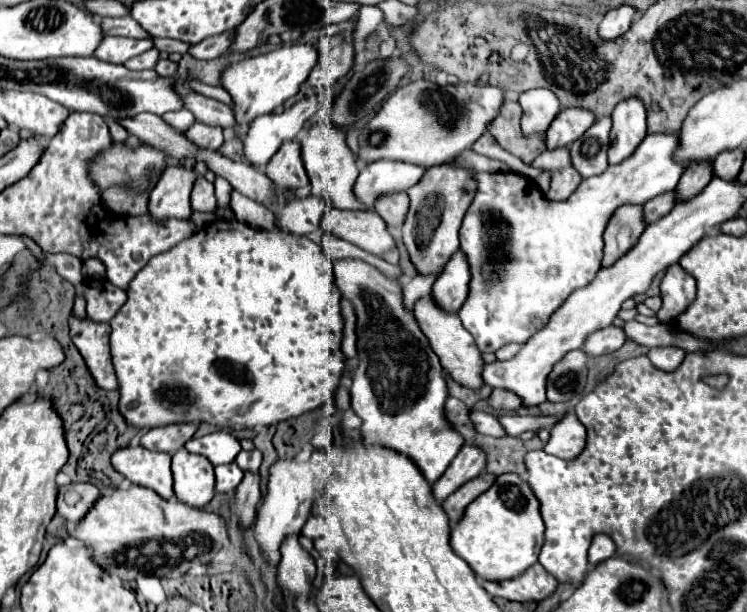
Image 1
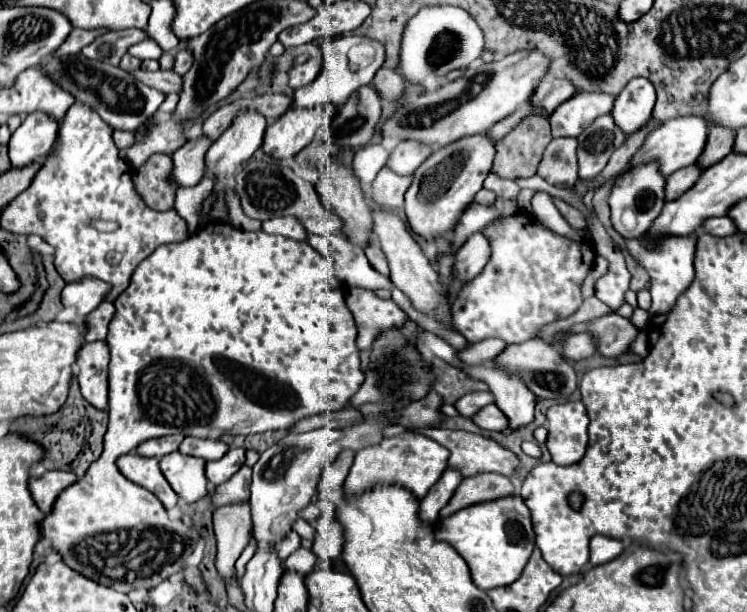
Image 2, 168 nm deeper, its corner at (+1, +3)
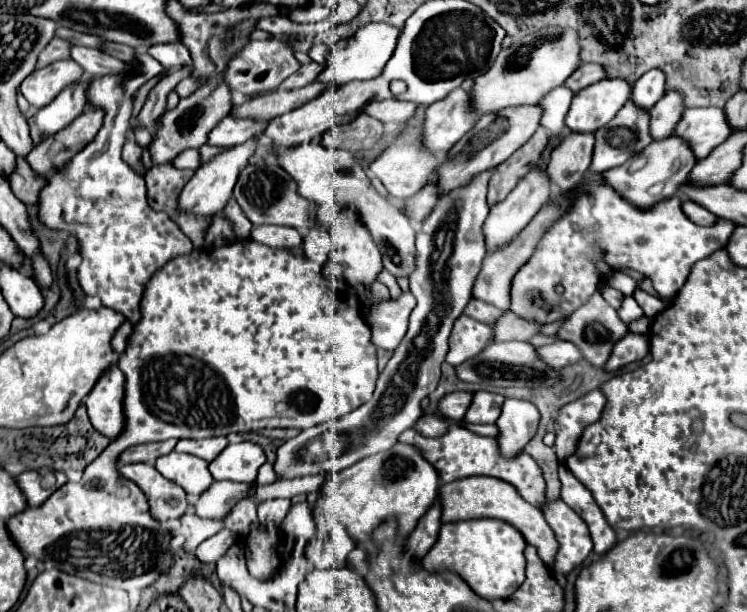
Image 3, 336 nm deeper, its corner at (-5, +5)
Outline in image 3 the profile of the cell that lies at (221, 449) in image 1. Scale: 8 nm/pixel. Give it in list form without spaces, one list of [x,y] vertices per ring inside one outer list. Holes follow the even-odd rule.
[[[204,438],[204,440],[178,440],[176,452],[194,454],[206,462],[212,462],[224,448],[228,446],[228,438]]]

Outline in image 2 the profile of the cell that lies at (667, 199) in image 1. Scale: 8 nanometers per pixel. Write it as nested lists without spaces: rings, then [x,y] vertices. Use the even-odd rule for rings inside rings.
[[[692,164],[692,166],[686,166],[686,168],[670,174],[668,176],[668,182],[666,182],[666,202],[668,200],[676,200],[684,192],[688,192],[698,182],[698,176],[702,172],[704,170],[698,164]]]

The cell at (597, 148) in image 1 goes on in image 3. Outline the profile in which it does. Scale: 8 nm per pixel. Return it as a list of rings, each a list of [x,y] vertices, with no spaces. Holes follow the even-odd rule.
[[[628,100],[620,110],[618,114],[612,118],[612,122],[608,122],[606,126],[602,126],[600,130],[594,132],[596,136],[596,144],[594,144],[594,156],[592,156],[592,164],[590,164],[590,170],[592,172],[606,172],[610,168],[616,168],[620,164],[624,164],[630,156],[638,154],[640,150],[644,150],[652,138],[650,138],[650,130],[648,130],[648,112],[640,110],[634,106],[632,100]]]

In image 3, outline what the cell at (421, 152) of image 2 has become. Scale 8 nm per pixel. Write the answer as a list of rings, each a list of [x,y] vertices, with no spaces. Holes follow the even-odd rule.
[[[456,88],[446,98],[426,108],[422,146],[430,154],[444,154],[452,148],[476,122],[468,108],[468,92]]]

